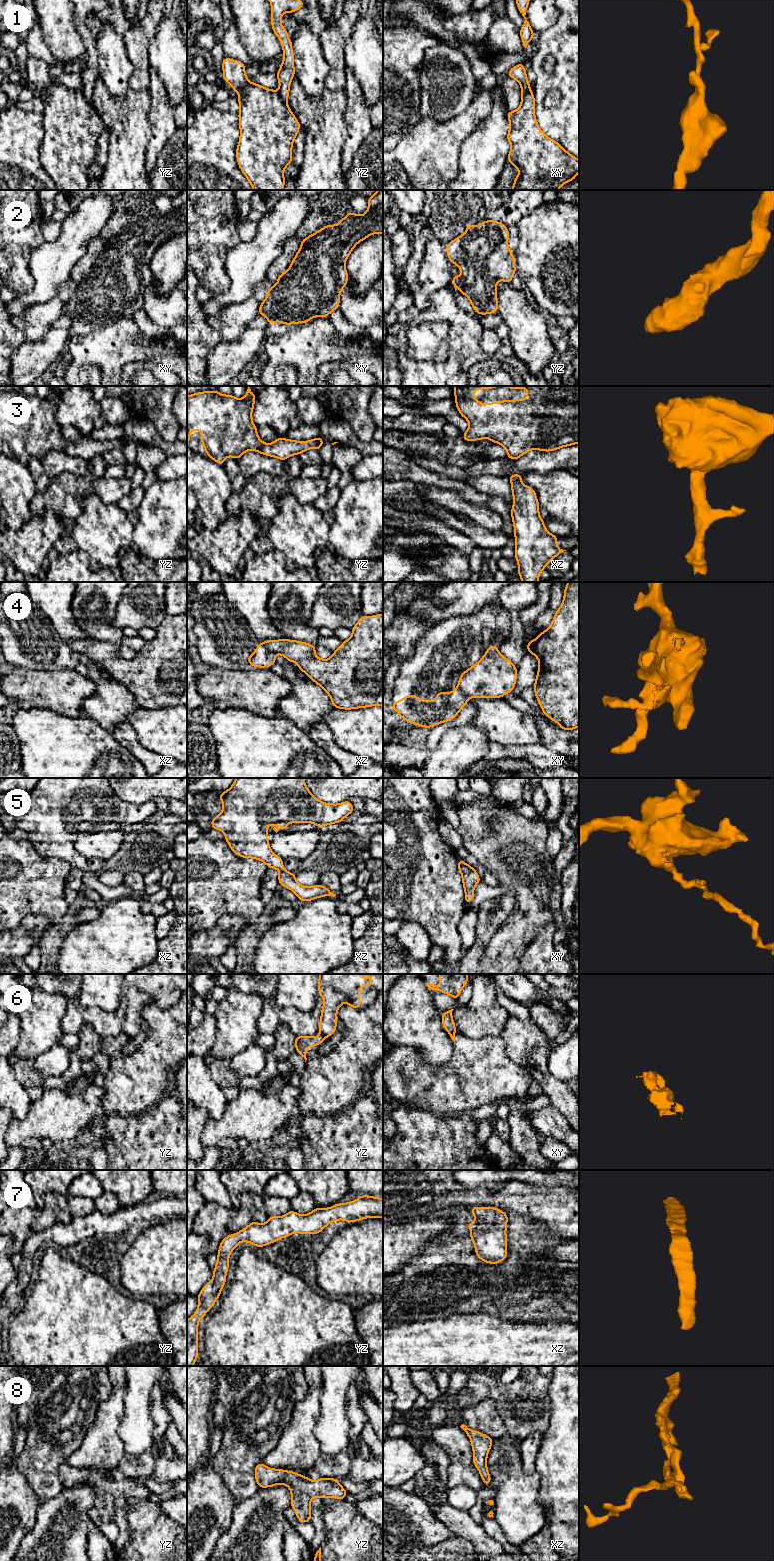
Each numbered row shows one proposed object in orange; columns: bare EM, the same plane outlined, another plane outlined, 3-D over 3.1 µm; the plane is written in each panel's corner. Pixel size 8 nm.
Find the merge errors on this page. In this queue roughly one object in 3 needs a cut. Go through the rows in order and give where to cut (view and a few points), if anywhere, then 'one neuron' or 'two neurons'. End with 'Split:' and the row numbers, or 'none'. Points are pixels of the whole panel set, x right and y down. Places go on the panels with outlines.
1: yz (278, 91), (286, 101) | two neurons
2: no cut | one neuron
3: no cut | one neuron
4: xz (261, 642), (275, 654) | two neurons
5: no cut | one neuron
6: yz (321, 1033), (324, 1037) | two neurons
7: no cut | one neuron
8: no cut | one neuron
Split: 1, 4, 6

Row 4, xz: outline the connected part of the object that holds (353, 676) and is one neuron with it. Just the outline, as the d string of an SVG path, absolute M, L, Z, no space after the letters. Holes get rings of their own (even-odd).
M377 614L374 616L362 615L359 621L356 623L356 625L352 628L352 636L348 640L343 641L340 647L337 650L335 650L332 656L327 660L317 657L315 655L316 647L306 642L289 640L289 639L279 639L279 640L268 640L262 643L267 650L275 654L281 654L286 658L287 661L296 663L301 671L303 671L313 682L321 686L324 689L324 691L331 697L331 703L334 706L334 708L351 710L351 709L365 708L370 706L383 707L383 615L382 614Z

